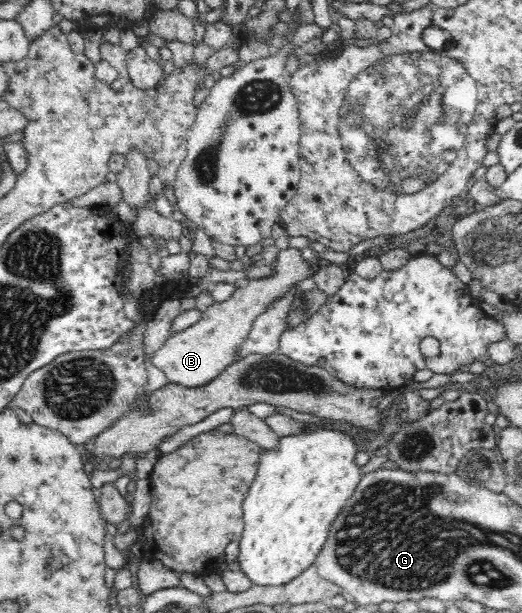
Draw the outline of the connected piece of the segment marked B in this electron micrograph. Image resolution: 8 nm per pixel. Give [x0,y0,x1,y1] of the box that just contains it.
[150,247,317,387]

